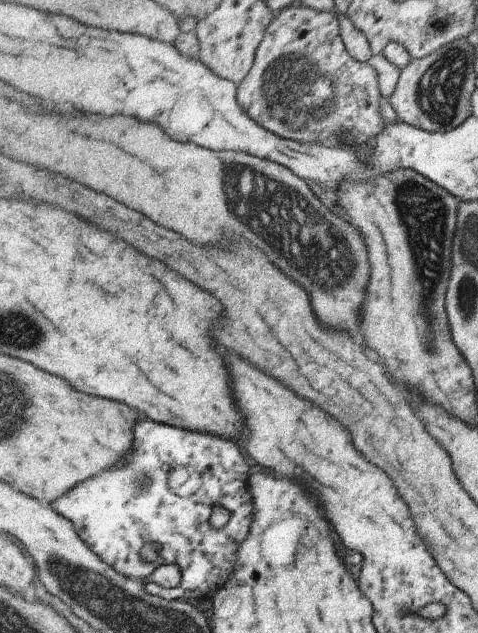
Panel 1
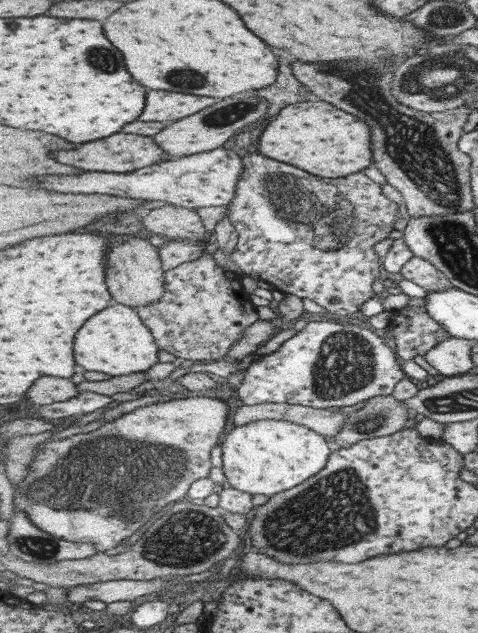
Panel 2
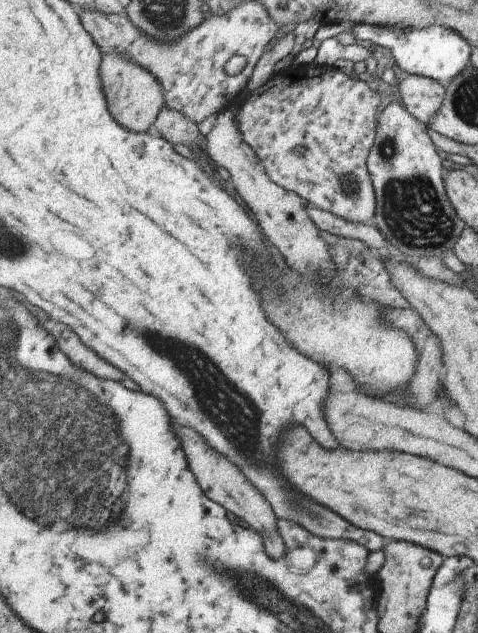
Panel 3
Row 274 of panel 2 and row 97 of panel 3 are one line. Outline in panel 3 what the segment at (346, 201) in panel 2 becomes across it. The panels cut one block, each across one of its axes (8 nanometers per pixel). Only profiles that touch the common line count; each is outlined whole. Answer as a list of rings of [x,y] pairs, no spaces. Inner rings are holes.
[[[313,64],[305,67],[305,74],[300,78],[274,75],[249,92],[247,98],[241,98],[240,131],[279,186],[296,192],[311,206],[327,210],[345,221],[374,226],[377,200],[367,160],[376,142],[381,98],[365,76],[351,78],[335,68]]]

